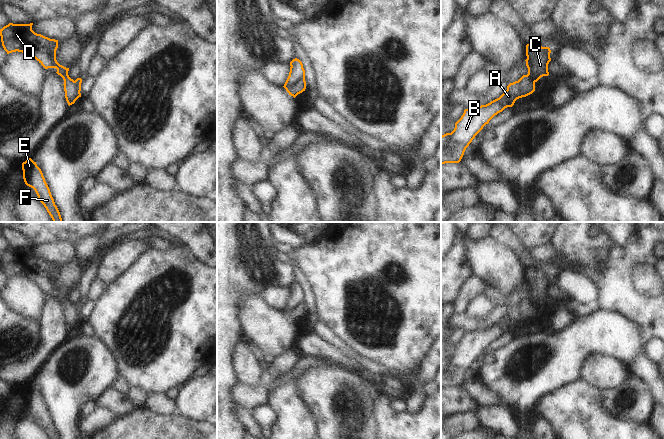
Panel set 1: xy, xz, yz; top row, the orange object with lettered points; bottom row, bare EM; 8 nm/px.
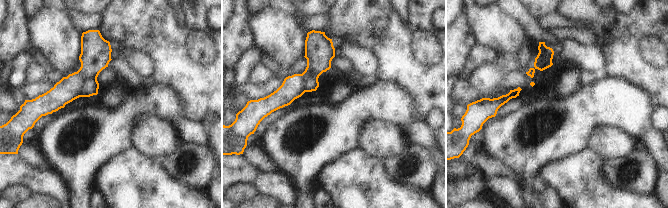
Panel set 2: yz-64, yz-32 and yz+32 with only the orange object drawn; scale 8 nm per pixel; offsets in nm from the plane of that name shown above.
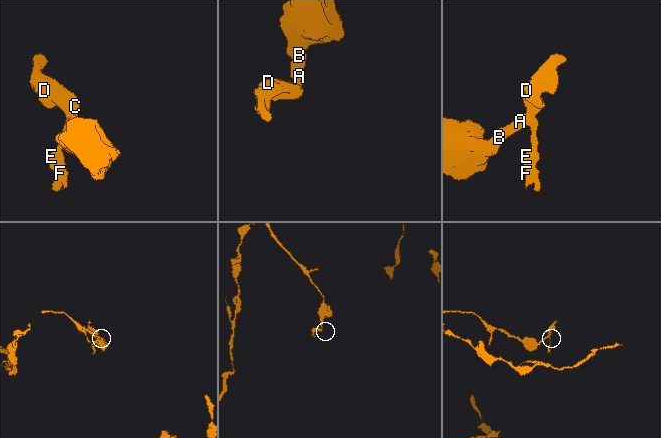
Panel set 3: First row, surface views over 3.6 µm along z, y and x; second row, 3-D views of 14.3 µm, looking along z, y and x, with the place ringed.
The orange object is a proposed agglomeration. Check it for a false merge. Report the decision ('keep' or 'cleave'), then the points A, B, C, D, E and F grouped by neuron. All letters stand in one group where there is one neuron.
cleave | A B C D / E F

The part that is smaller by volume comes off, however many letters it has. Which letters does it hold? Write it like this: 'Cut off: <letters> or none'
Cut off: E, F

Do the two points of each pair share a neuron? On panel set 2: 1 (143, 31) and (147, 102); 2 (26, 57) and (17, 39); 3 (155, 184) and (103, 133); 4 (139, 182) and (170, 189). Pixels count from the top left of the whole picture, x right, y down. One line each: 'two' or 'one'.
1: two
2: two
3: two
4: one

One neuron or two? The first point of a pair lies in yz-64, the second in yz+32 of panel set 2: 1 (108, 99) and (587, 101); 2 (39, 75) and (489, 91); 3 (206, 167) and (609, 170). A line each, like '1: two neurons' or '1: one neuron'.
1: two neurons
2: one neuron
3: one neuron

